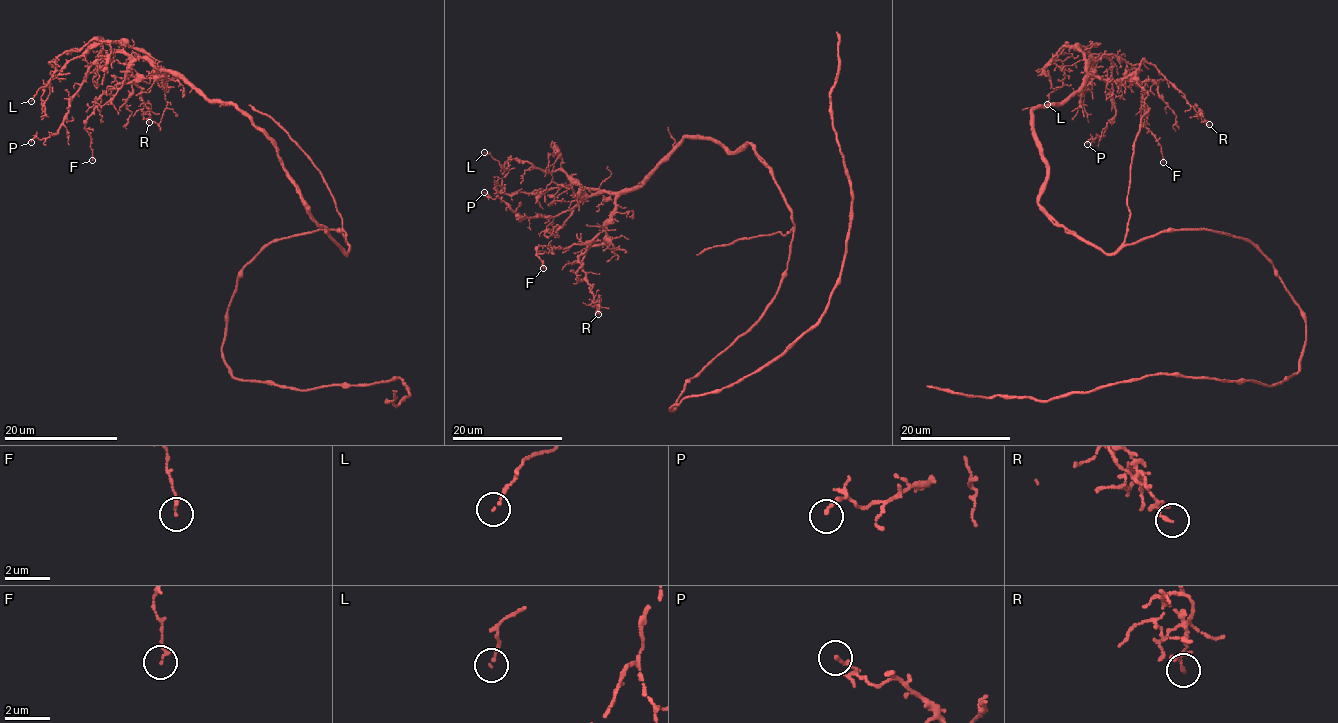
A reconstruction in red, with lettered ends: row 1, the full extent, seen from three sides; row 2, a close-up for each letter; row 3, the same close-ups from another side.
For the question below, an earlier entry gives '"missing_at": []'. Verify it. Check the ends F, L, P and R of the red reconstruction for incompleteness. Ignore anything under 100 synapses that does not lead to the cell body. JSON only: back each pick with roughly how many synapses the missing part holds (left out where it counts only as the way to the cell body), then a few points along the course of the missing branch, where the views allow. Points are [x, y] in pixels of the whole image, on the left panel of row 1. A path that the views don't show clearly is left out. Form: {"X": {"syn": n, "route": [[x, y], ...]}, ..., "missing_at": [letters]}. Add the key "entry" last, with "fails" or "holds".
{"missing_at": [], "entry": "holds"}

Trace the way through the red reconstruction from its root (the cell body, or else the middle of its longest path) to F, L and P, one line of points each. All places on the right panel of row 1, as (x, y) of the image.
F: (1234, 236), (1167, 229), (1104, 253), (1072, 235), (1039, 203), (1032, 112), (1089, 76), (1134, 80), (1163, 162)
L: (1234, 236), (1104, 253), (1072, 235), (1039, 203), (1032, 112), (1084, 83), (1079, 50), (1054, 58), (1047, 104)
P: (1234, 236), (1167, 229), (1104, 253), (1039, 203), (1032, 112), (1105, 57), (1115, 115), (1087, 144)

